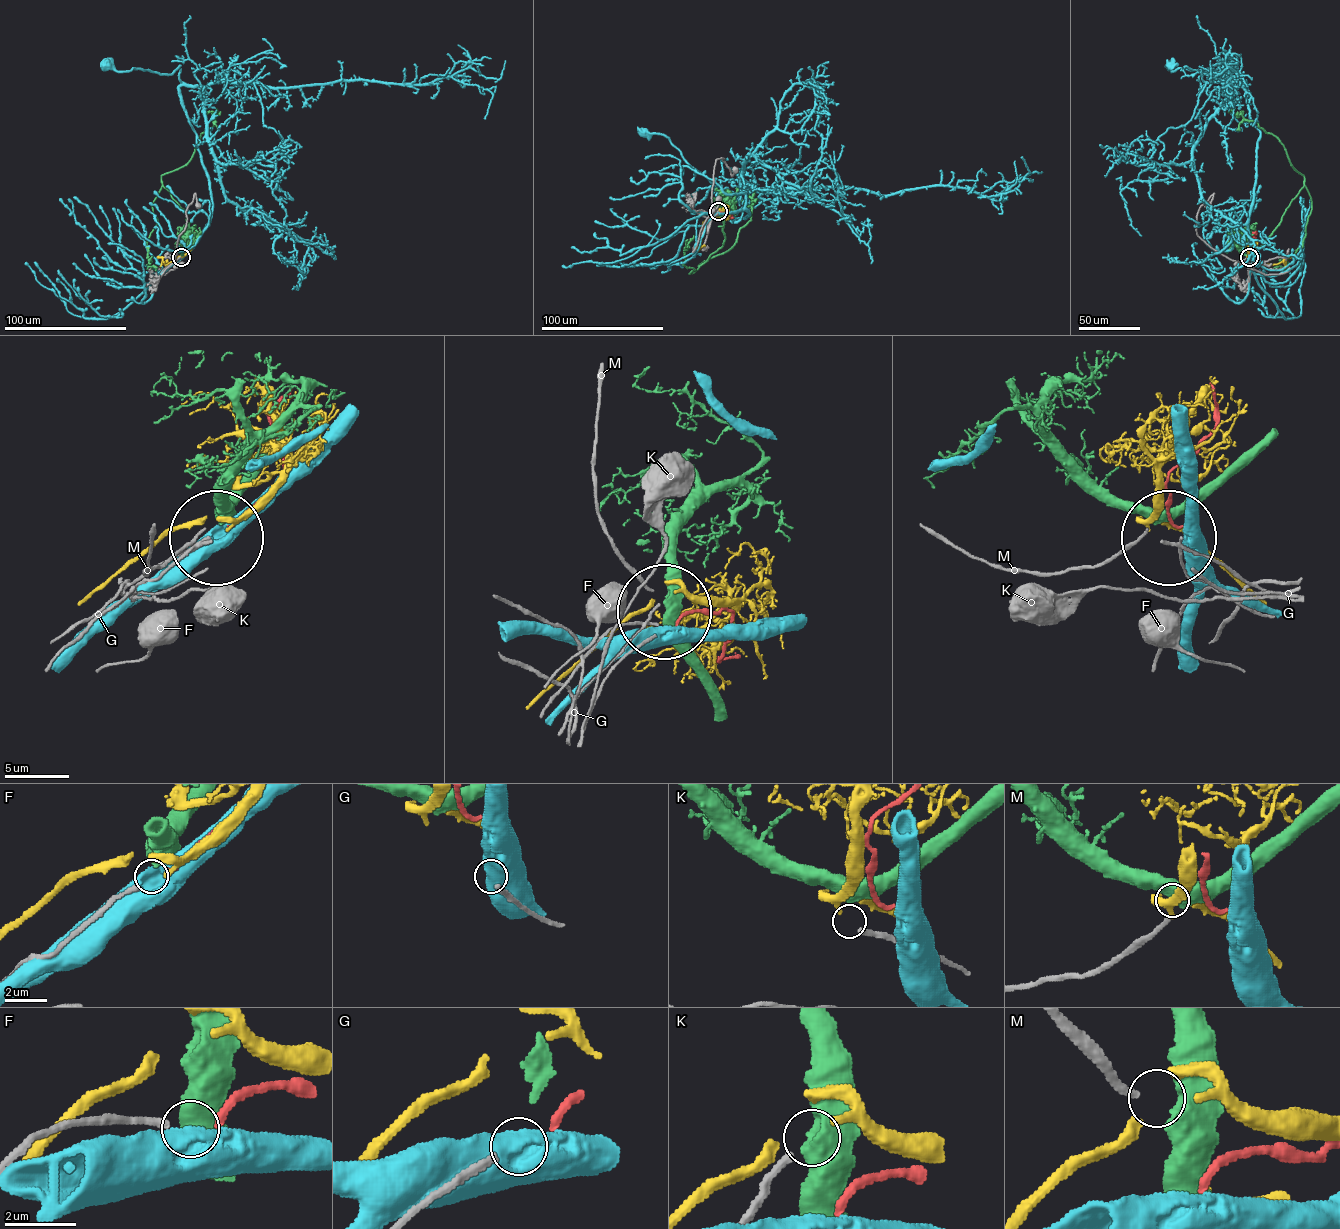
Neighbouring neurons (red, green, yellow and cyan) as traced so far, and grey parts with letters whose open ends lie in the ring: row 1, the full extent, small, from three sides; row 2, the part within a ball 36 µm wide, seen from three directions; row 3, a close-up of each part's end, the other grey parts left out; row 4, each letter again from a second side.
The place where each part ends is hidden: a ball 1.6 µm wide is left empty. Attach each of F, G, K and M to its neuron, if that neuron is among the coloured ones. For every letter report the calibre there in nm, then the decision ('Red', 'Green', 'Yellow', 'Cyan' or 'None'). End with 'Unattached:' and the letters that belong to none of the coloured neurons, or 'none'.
F: Thickness 220 nm. None
G: Thickness 200 nm. None
K: Thickness 220 nm. Yellow
M: Thickness 200 nm. Green
Unattached: F, G

